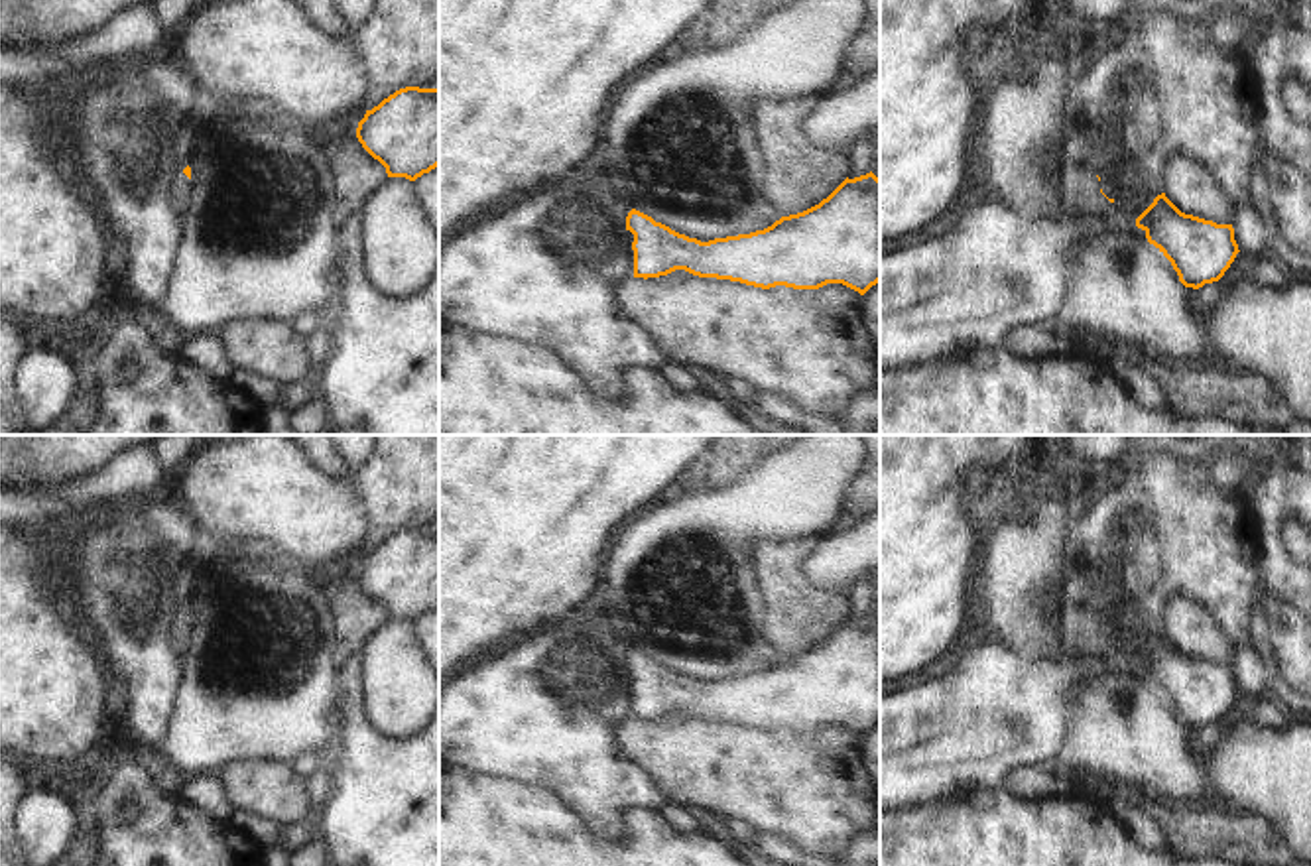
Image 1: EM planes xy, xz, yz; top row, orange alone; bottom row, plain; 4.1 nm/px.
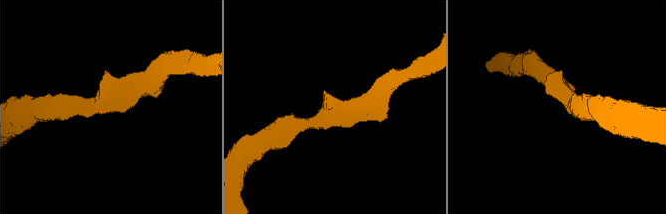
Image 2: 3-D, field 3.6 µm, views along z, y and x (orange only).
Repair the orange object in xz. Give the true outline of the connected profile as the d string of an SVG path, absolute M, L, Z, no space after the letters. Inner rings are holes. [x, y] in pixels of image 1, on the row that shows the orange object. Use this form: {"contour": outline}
{"contour": "M844 179L819 205L750 234L701 242L632 209L634 278L685 270L770 289L843 283L860 295L880 281L880 179Z"}

